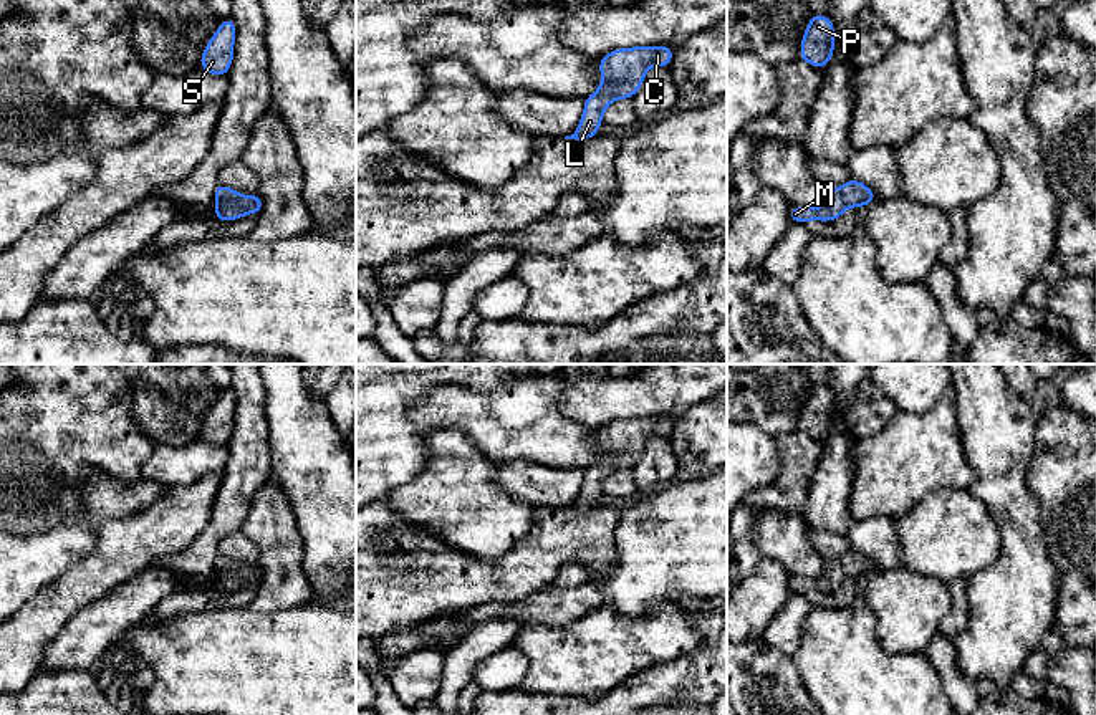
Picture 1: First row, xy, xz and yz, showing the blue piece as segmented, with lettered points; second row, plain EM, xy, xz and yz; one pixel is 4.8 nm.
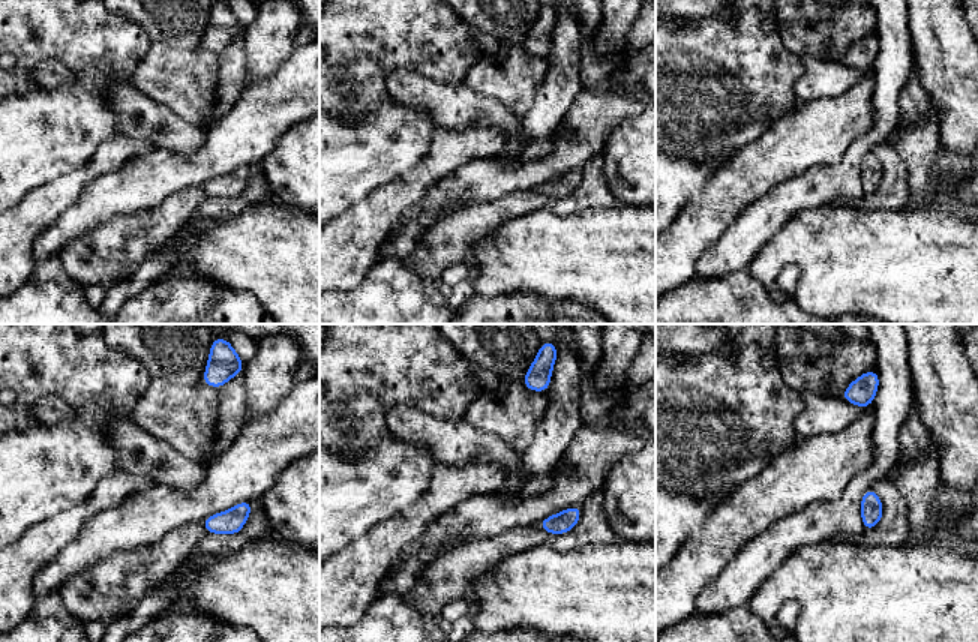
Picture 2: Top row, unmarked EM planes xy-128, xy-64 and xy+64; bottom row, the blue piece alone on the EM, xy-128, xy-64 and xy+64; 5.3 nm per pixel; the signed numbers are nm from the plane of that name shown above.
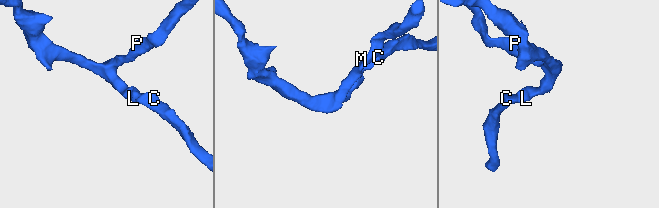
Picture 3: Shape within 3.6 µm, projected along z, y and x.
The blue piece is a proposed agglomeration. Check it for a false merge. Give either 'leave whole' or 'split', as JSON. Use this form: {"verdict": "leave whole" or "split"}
{"verdict": "leave whole"}

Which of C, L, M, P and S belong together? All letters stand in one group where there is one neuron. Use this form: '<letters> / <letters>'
C L M P S

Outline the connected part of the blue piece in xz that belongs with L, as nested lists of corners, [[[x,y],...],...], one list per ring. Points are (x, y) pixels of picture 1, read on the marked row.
[[[634,46],[613,50],[599,58],[603,84],[584,98],[584,111],[578,129],[565,139],[584,141],[598,136],[603,113],[613,99],[629,99],[642,86],[651,66],[669,68],[674,50],[671,46]]]

